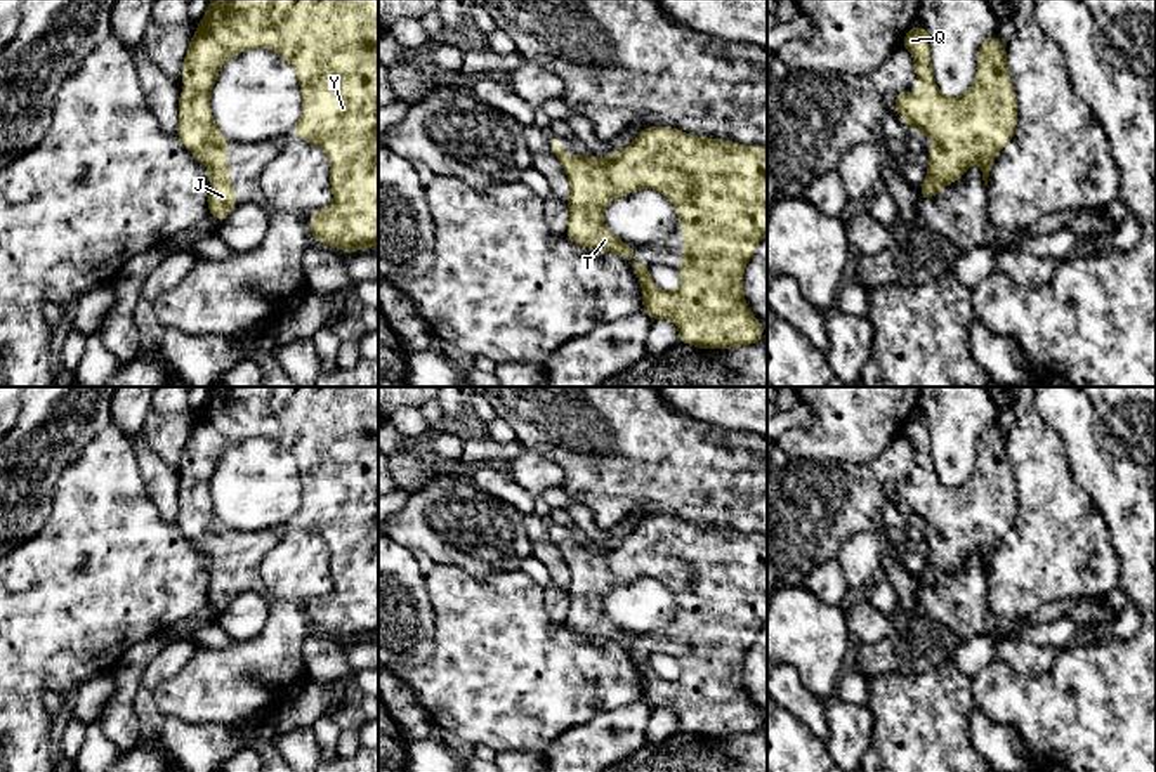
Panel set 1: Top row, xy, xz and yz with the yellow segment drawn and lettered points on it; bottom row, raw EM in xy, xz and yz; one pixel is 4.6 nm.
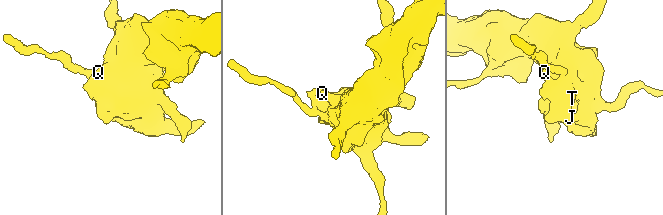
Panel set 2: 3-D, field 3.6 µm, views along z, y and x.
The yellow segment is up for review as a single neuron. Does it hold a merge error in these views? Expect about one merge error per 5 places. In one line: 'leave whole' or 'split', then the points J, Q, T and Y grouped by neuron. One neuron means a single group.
leave whole; groups J Q T Y

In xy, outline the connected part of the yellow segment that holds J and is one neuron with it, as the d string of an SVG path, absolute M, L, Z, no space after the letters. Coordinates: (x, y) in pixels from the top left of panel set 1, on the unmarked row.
M210 387L210 396L200 409L194 425L189 430L187 442L182 449L184 479L179 484L179 517L177 527L181 533L193 540L194 546L210 559L210 579L208 579L208 602L219 611L233 602L236 588L236 574L231 572L231 559L227 550L229 527L219 520L213 503L210 500L210 481L217 468L217 463L224 451L233 444L238 444L248 437L269 437L279 442L295 460L302 479L302 505L292 517L293 524L299 524L305 531L312 531L323 536L330 550L330 574L333 579L333 592L326 597L319 597L312 602L309 619L318 631L338 637L342 640L366 638L378 633L378 387Z

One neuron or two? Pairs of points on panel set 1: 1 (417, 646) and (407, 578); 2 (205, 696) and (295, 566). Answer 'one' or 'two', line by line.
1: one
2: one

